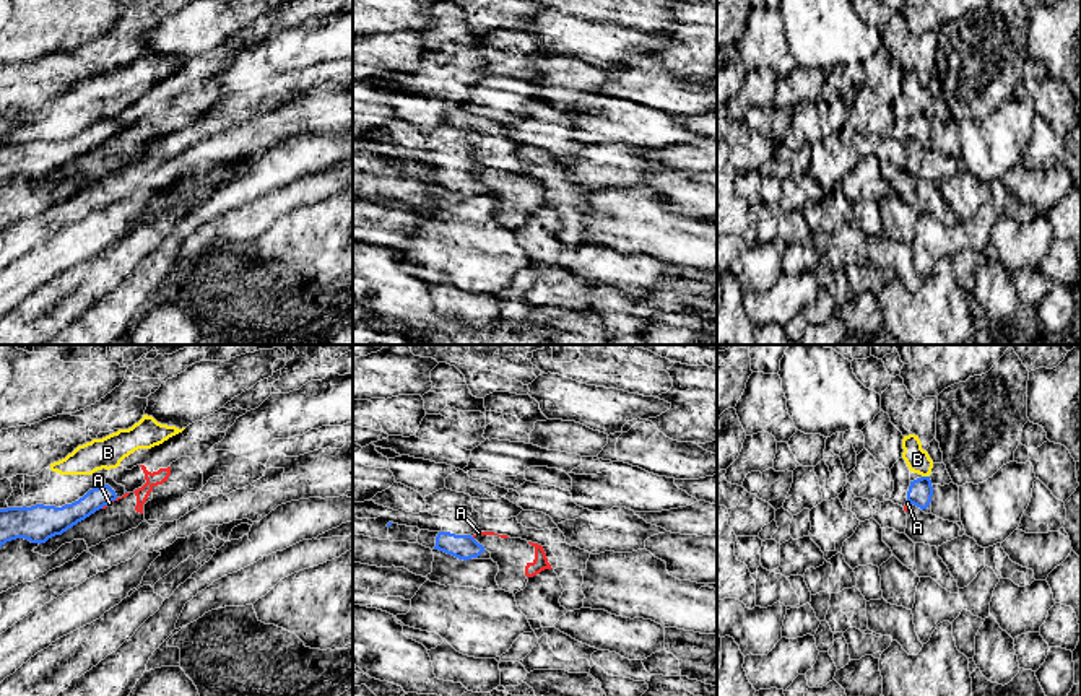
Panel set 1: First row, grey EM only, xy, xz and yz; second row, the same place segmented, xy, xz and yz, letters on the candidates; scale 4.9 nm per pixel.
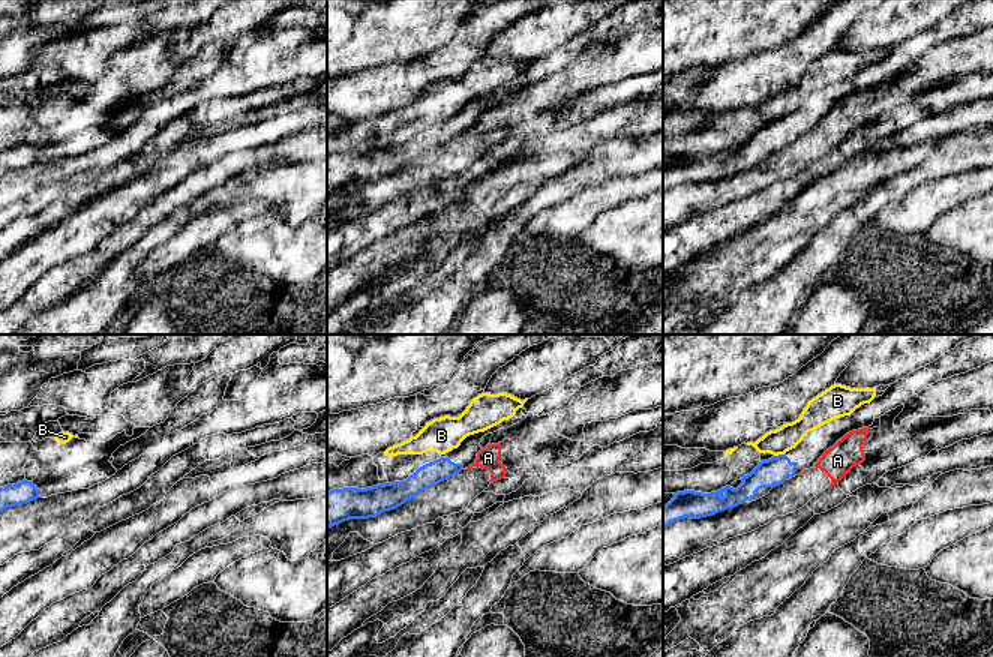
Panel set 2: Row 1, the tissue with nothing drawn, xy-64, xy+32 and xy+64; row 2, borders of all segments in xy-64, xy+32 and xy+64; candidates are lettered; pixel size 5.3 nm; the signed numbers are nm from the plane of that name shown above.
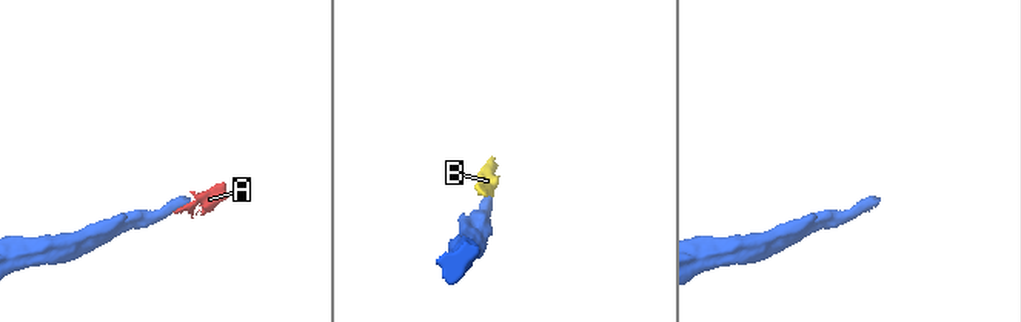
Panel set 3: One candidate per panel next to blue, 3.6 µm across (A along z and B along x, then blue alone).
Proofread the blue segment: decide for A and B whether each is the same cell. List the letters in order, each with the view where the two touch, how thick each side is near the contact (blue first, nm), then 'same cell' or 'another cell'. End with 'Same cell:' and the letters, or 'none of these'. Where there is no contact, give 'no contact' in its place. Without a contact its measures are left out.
A: xy | 120/20 nm | another cell
B: yz | 120/120 nm | another cell
Same cell: none of these

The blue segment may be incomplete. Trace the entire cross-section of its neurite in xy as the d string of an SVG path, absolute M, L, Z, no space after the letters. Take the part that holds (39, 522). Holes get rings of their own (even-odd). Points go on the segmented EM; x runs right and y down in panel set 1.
M106 468L93 475L60 475L50 470L47 486L54 504L0 509L0 548L16 538L46 543L115 501L117 494L106 483L107 476Z

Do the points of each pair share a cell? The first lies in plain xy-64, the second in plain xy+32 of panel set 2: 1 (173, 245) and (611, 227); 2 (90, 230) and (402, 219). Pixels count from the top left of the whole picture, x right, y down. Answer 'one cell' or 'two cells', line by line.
1: two cells
2: two cells

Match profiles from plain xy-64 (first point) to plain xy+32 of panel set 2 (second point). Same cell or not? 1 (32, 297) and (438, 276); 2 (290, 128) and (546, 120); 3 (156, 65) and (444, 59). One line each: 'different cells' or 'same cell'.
1: same cell
2: different cells
3: different cells

